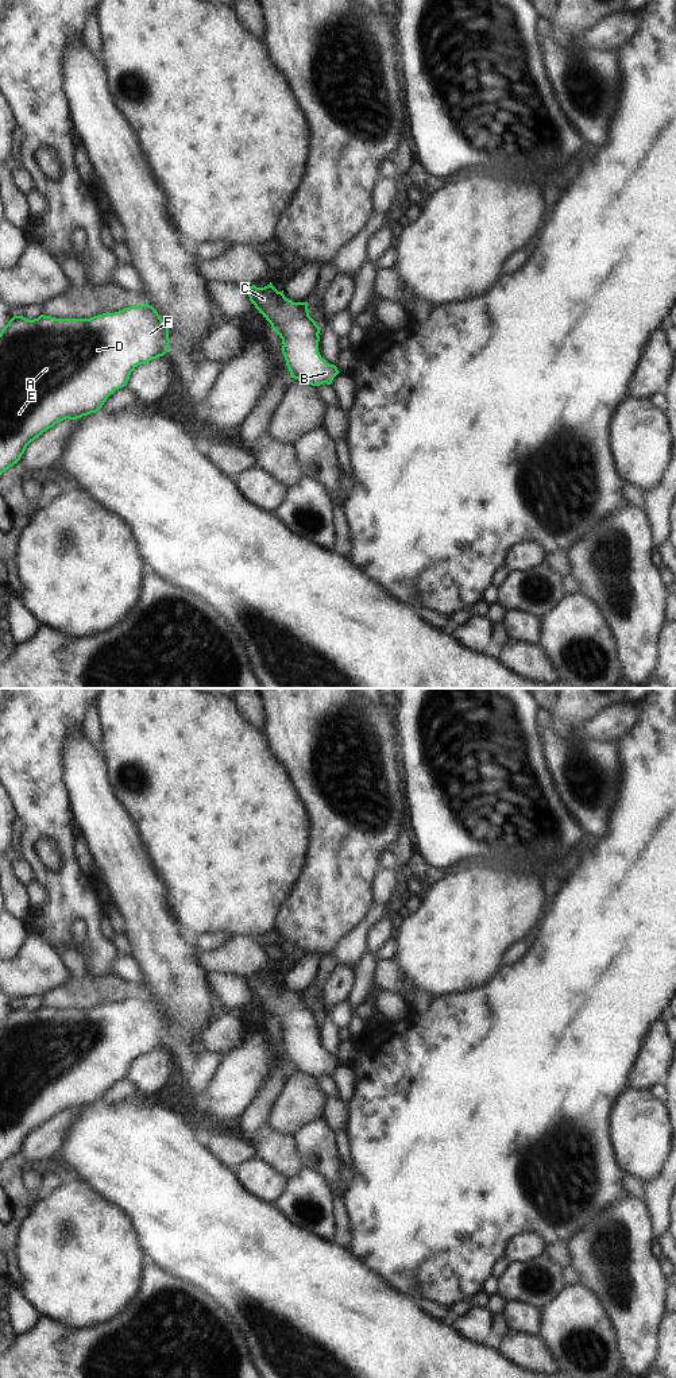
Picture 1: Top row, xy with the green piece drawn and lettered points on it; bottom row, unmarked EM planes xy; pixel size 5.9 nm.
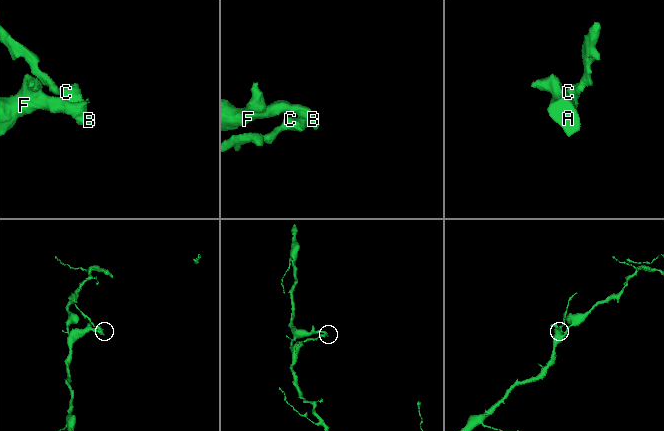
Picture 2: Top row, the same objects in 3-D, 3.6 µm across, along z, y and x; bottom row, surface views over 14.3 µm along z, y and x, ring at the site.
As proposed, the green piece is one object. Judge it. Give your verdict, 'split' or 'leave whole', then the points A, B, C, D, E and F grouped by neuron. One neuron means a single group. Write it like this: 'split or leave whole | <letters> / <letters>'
leave whole | A B C D E F

